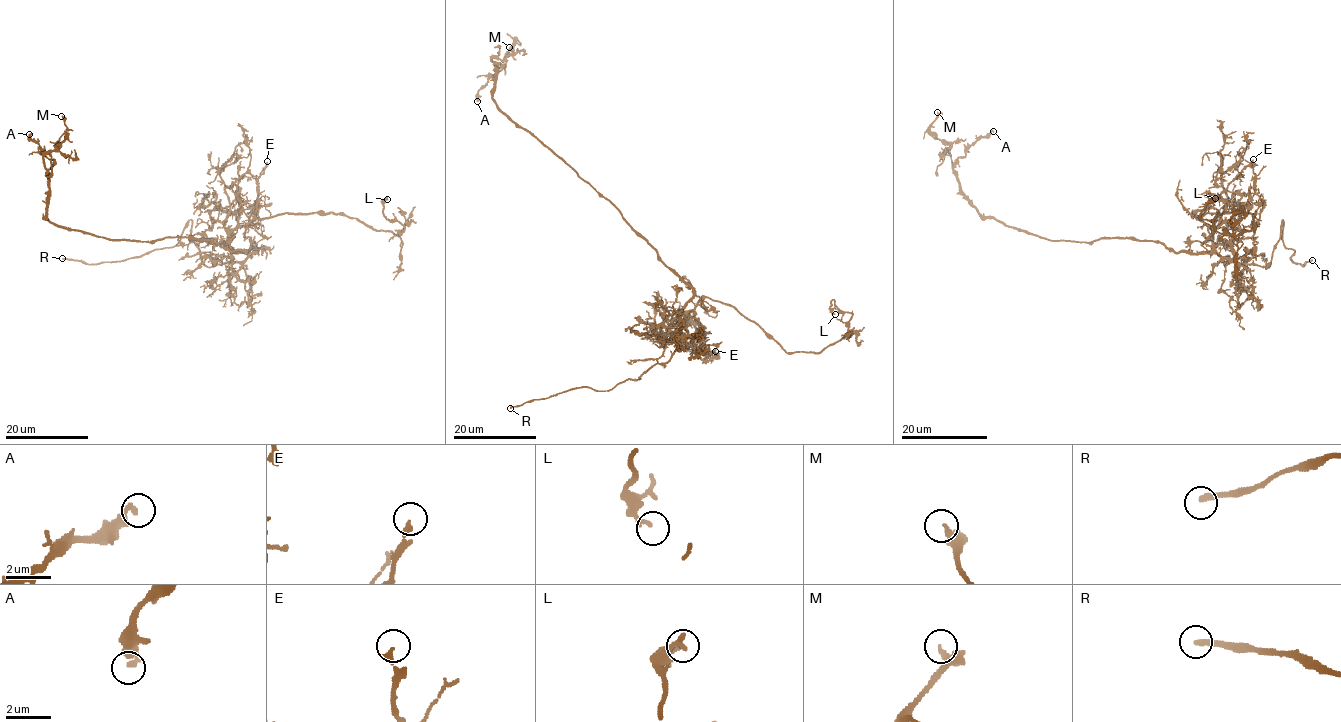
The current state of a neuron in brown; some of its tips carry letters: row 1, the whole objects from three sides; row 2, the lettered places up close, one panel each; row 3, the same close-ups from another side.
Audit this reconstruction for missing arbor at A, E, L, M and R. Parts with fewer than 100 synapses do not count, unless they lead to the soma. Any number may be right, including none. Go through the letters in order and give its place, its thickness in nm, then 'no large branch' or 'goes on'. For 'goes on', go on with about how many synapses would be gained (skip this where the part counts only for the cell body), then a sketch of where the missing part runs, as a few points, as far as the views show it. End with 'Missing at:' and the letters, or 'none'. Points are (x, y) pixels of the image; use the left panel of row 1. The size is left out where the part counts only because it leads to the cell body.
A: at (29, 134); 280 nm thick; no large branch
E: at (267, 161); 220 nm thick; no large branch
L: at (387, 199); 100 nm thick; no large branch
M: at (61, 116); 180 nm thick; no large branch
R: at (62, 258); 280 nm thick; goes on; missing branch runs (62, 258), (54, 264), (72, 268), (101, 251), (120, 252), (137, 267), (146, 268), (147, 273)
Missing at: R

